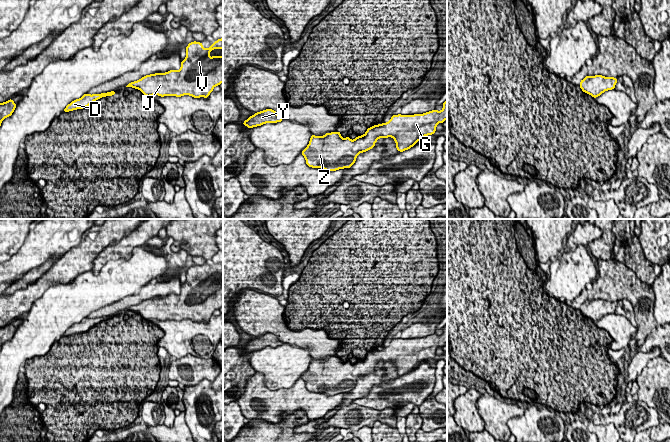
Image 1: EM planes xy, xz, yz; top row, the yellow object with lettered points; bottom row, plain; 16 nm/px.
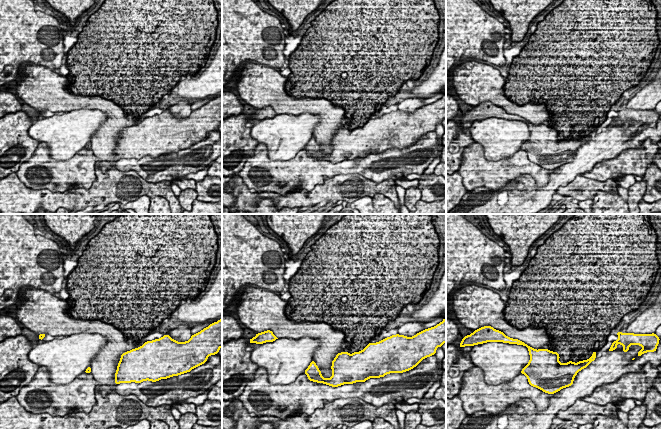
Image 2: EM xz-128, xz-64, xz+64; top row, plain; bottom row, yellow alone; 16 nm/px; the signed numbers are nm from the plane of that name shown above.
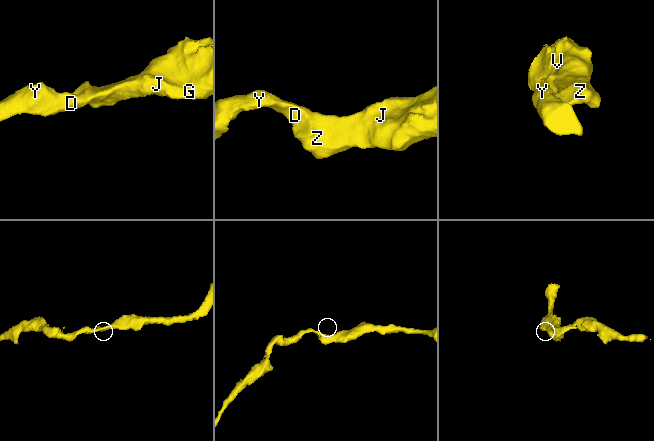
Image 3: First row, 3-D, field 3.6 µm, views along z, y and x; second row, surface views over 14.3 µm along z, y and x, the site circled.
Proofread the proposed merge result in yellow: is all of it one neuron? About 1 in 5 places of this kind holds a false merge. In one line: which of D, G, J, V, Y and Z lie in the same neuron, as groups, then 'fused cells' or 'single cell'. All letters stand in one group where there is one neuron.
D G J V Y Z; single cell

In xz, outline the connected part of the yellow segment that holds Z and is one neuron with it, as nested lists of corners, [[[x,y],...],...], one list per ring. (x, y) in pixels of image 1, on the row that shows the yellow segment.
[[[447,100],[443,103],[441,111],[434,109],[424,114],[392,115],[389,122],[368,128],[364,135],[354,140],[350,137],[343,139],[340,131],[326,133],[324,136],[312,134],[301,155],[312,168],[326,171],[350,168],[355,163],[357,155],[374,148],[379,138],[392,137],[397,144],[397,150],[403,152],[425,136],[434,134],[437,124],[443,124],[446,119]]]

